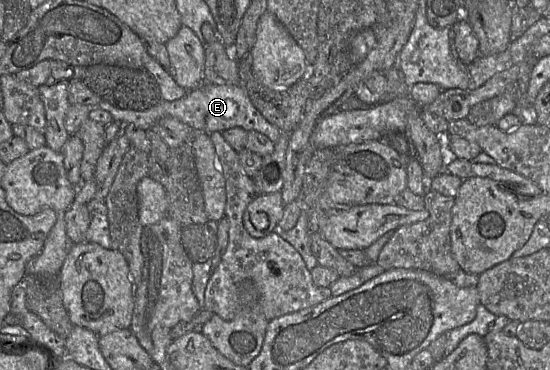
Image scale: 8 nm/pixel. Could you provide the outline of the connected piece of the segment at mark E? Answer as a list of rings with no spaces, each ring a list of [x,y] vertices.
[[[202,84],[194,90],[188,91],[186,96],[176,101],[161,101],[158,105],[145,112],[118,109],[102,100],[98,108],[109,112],[115,121],[149,130],[163,117],[170,116],[180,120],[199,132],[211,134],[223,132],[234,127],[241,127],[247,132],[258,131],[276,143],[282,131],[270,123],[261,112],[252,104],[252,101],[241,85],[234,84]]]

